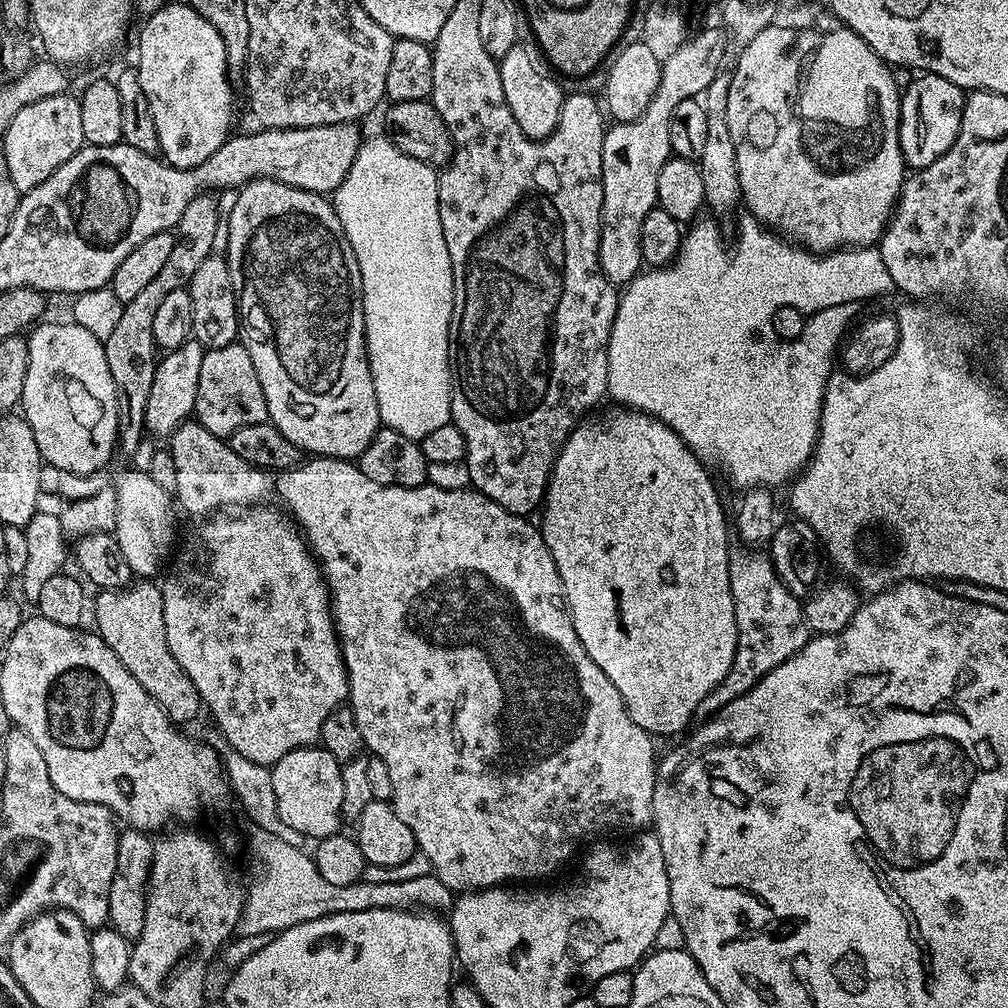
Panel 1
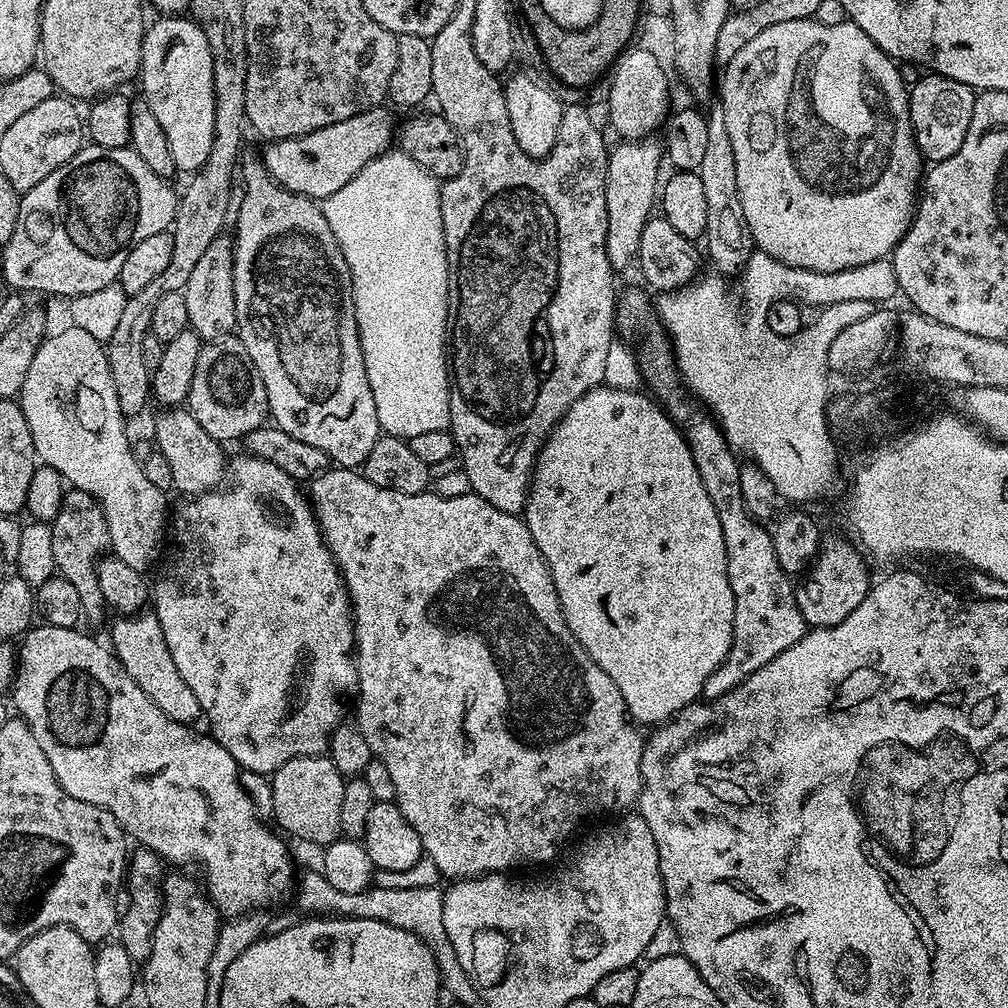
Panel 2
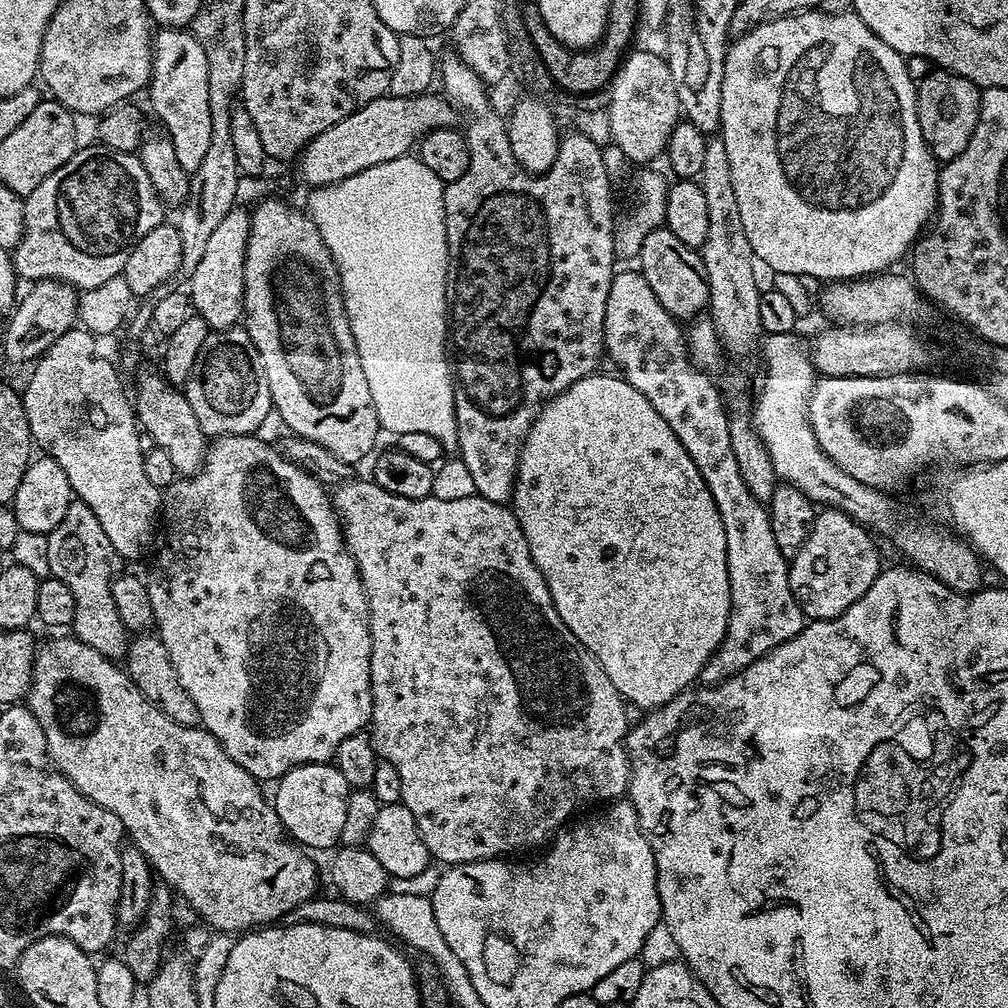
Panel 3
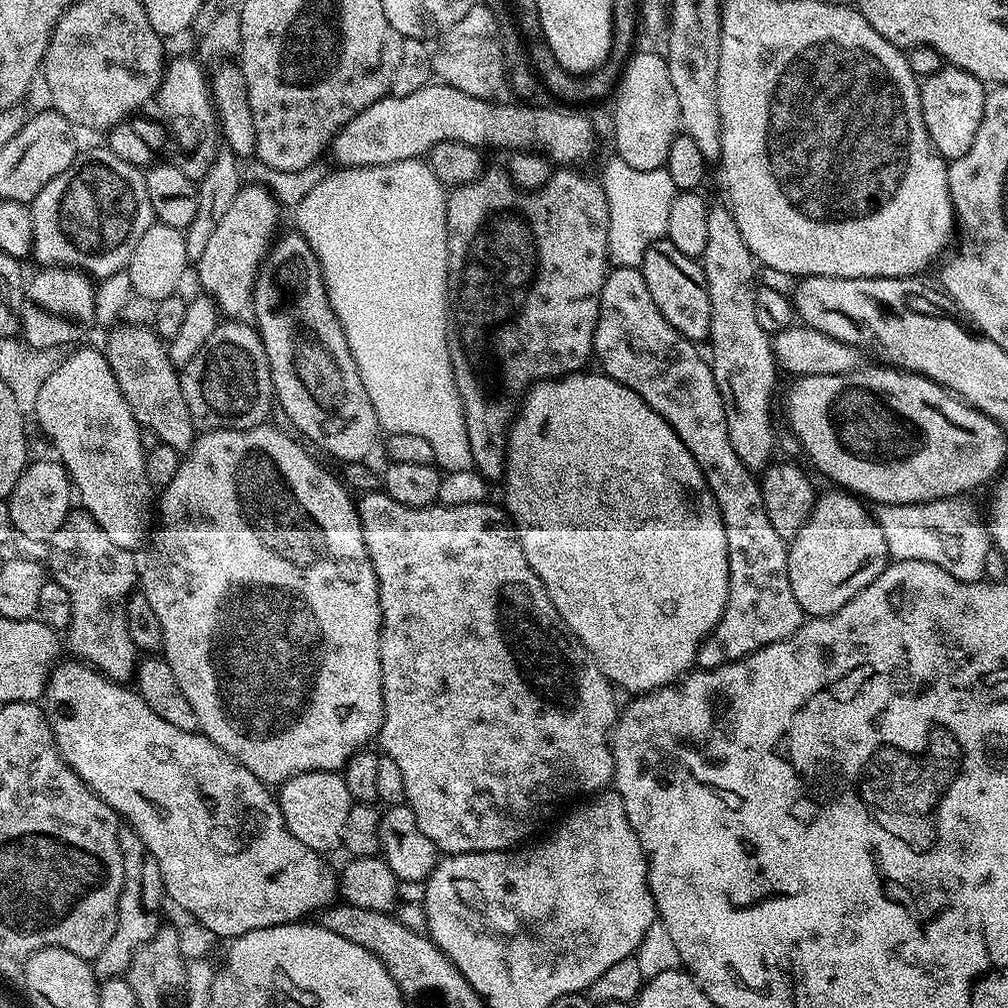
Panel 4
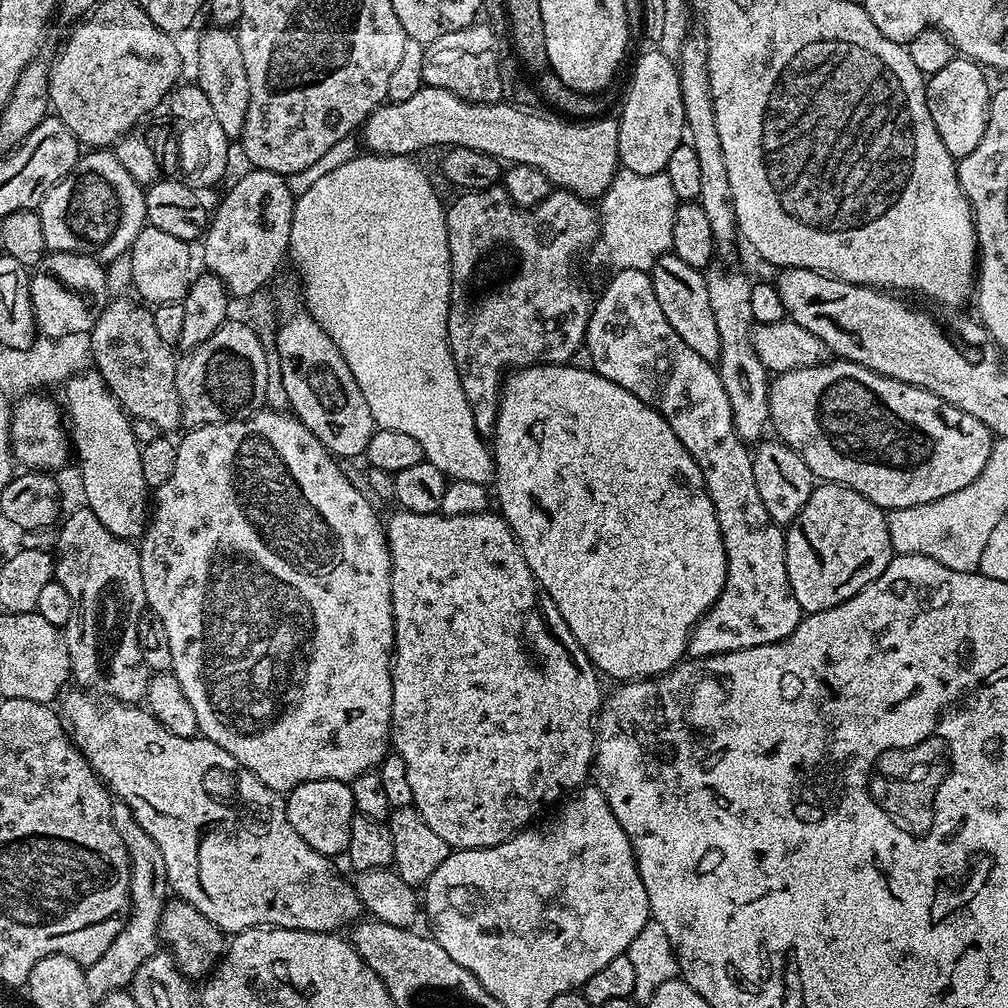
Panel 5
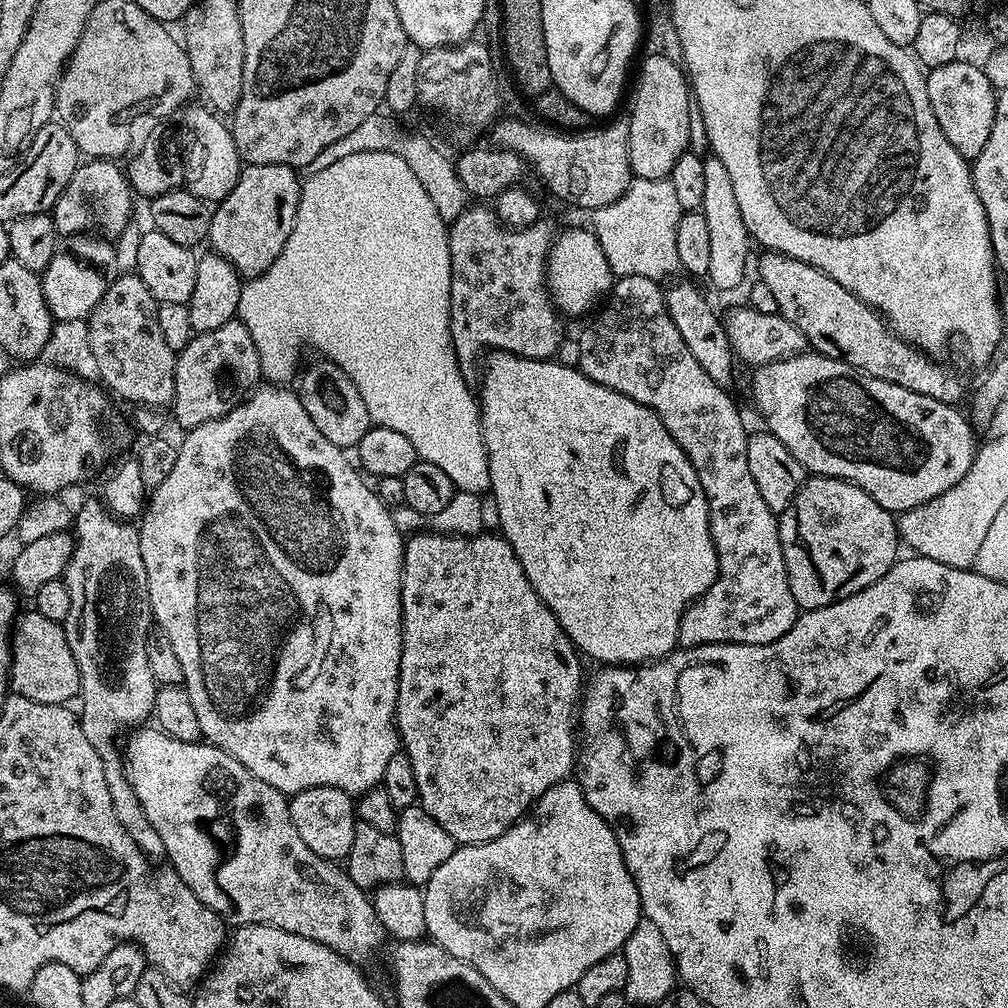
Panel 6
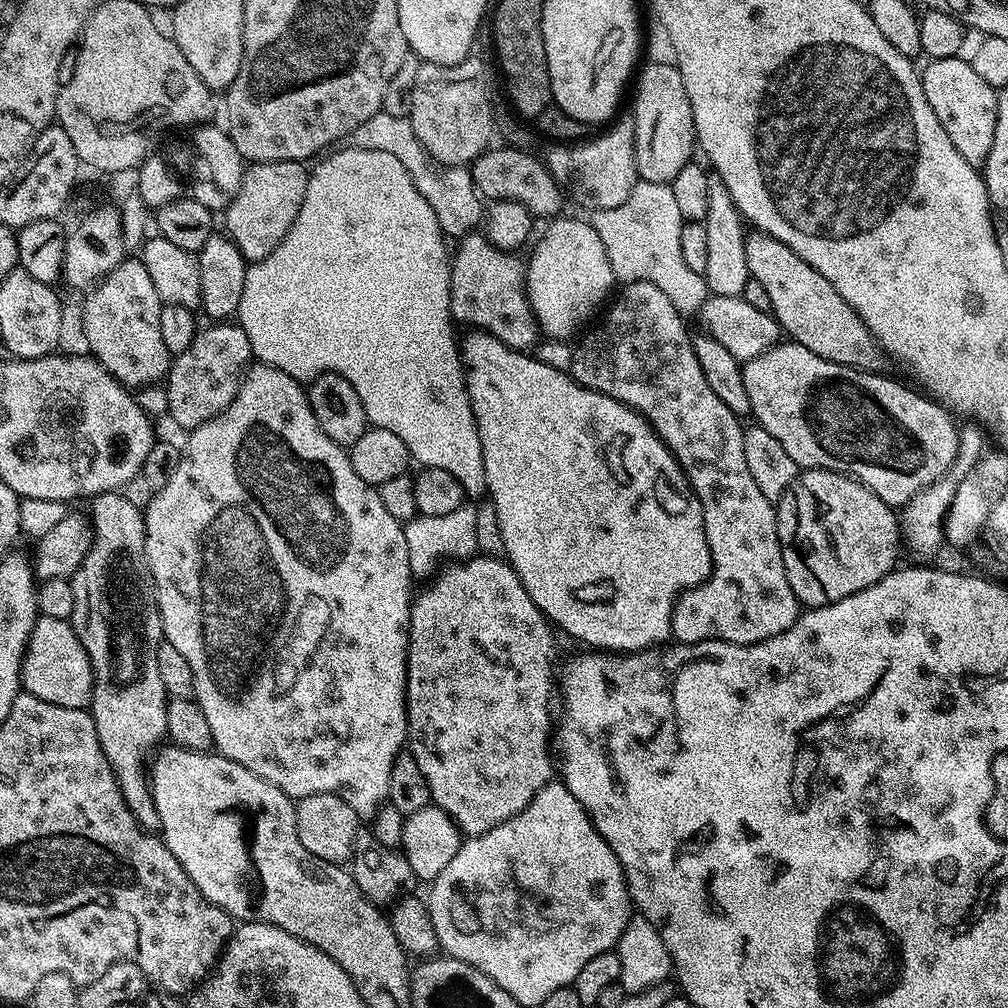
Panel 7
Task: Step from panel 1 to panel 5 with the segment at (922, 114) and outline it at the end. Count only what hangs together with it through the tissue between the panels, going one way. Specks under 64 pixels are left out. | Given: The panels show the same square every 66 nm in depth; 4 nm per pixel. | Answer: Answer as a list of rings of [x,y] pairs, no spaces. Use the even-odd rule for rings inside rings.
[[[957,58],[951,60],[938,74],[927,77],[926,102],[930,118],[934,118],[934,130],[954,157],[970,154],[982,142],[988,125],[988,107],[992,101],[993,89],[988,88],[985,69],[975,60]]]

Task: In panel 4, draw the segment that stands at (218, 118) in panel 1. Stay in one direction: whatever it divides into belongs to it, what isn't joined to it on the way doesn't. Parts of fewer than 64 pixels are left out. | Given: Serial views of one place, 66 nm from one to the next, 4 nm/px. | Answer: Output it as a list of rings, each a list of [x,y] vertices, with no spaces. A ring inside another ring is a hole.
[[[180,56],[177,60],[169,59],[154,97],[155,103],[160,103],[161,114],[172,120],[176,144],[185,152],[184,160],[179,161],[182,174],[186,174],[186,178],[194,182],[200,181],[206,170],[210,170],[218,147],[218,121],[216,110],[212,107],[210,80],[206,72],[204,76],[203,70],[200,69],[201,61],[196,60],[191,60],[188,56]]]

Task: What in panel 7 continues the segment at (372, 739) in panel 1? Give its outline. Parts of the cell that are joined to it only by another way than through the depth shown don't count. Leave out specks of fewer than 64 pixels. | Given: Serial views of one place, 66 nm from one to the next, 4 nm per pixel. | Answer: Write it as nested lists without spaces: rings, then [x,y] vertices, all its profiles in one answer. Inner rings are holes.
[[[473,554],[473,555],[471,555],[471,556],[469,556],[469,557],[468,557],[468,558],[467,558],[467,559],[465,559],[465,560],[464,560],[464,561],[463,561],[463,562],[452,562],[452,563],[449,563],[449,564],[448,564],[448,565],[447,565],[447,566],[449,566],[449,568],[444,568],[444,567],[441,567],[441,568],[440,568],[440,569],[439,569],[439,571],[437,571],[437,572],[436,572],[436,573],[435,573],[435,576],[434,576],[434,579],[435,579],[435,578],[436,578],[436,581],[434,581],[434,582],[433,582],[433,584],[428,584],[428,585],[426,585],[426,586],[425,586],[425,588],[424,588],[424,589],[422,589],[422,590],[421,590],[421,592],[420,592],[420,589],[419,589],[419,591],[417,591],[417,592],[416,592],[416,593],[415,593],[415,596],[414,596],[414,599],[413,599],[413,602],[412,602],[412,613],[411,613],[411,614],[410,614],[410,630],[409,630],[409,631],[408,631],[408,673],[407,673],[407,674],[406,674],[406,690],[405,690],[405,691],[404,691],[404,697],[405,697],[405,698],[406,698],[406,710],[407,710],[407,711],[408,711],[408,739],[407,739],[407,741],[406,741],[406,748],[407,748],[407,751],[409,751],[409,752],[411,752],[411,753],[412,753],[412,757],[413,757],[413,758],[414,758],[414,762],[418,762],[418,770],[422,770],[422,778],[424,778],[424,779],[425,779],[425,780],[426,780],[426,786],[427,786],[427,787],[428,787],[428,789],[429,789],[429,790],[430,790],[430,794],[431,794],[431,795],[432,795],[432,799],[431,799],[431,803],[432,803],[432,804],[433,804],[433,805],[435,805],[435,807],[437,807],[437,808],[440,808],[440,809],[442,809],[442,810],[443,810],[443,812],[444,812],[444,813],[445,813],[445,814],[446,814],[446,815],[448,815],[448,817],[450,817],[450,818],[451,818],[451,820],[452,820],[452,821],[454,821],[454,822],[455,822],[455,823],[456,823],[456,826],[457,826],[457,828],[459,828],[459,829],[460,829],[460,831],[461,831],[461,833],[463,833],[463,835],[464,835],[464,836],[465,836],[465,837],[469,837],[469,836],[481,836],[481,835],[482,835],[482,834],[486,834],[486,833],[487,833],[487,832],[488,832],[488,831],[489,831],[489,830],[490,830],[490,829],[491,829],[491,828],[493,828],[493,827],[494,827],[494,826],[498,826],[498,825],[499,825],[499,824],[501,824],[501,823],[502,823],[502,821],[504,821],[504,820],[509,820],[509,819],[510,819],[510,817],[512,817],[512,816],[516,816],[516,815],[518,815],[518,813],[520,813],[520,811],[522,811],[522,810],[523,810],[523,808],[524,808],[524,807],[525,807],[525,806],[527,806],[527,805],[528,805],[528,803],[529,803],[529,802],[530,802],[530,798],[534,798],[534,794],[538,794],[538,790],[542,790],[542,786],[546,786],[546,785],[547,785],[547,784],[550,784],[550,783],[553,783],[553,780],[554,780],[554,748],[553,748],[553,745],[552,745],[552,744],[551,744],[551,743],[550,743],[550,741],[551,741],[551,740],[552,740],[552,739],[553,739],[553,736],[554,736],[554,716],[553,716],[553,720],[552,720],[552,684],[553,684],[553,688],[554,688],[554,681],[555,681],[555,680],[556,680],[556,679],[557,679],[557,676],[558,676],[558,664],[557,664],[557,668],[556,668],[556,636],[557,636],[557,633],[556,633],[556,632],[555,632],[555,631],[554,631],[554,628],[553,628],[553,625],[552,625],[552,624],[551,624],[551,623],[550,623],[550,621],[549,621],[549,619],[548,619],[548,617],[546,617],[546,616],[544,616],[544,615],[543,615],[543,614],[542,614],[542,610],[538,610],[538,606],[534,606],[534,602],[533,602],[533,601],[532,601],[532,599],[531,599],[531,598],[530,598],[530,594],[526,594],[526,586],[522,586],[522,582],[521,582],[521,581],[520,581],[520,579],[519,579],[519,578],[518,578],[518,574],[517,574],[517,573],[516,573],[516,571],[515,571],[515,570],[513,570],[513,569],[512,569],[512,565],[511,565],[511,564],[509,564],[509,563],[508,563],[508,561],[507,561],[507,559],[504,559],[504,558],[501,558],[501,557],[500,557],[500,556],[499,556],[499,555],[496,555],[496,554]]]

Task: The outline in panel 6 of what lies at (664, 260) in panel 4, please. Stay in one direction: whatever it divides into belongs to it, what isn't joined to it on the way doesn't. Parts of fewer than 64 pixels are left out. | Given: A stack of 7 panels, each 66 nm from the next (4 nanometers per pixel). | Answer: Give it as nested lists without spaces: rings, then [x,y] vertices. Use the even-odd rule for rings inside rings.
[[[677,279],[672,282],[677,284],[664,288],[666,310],[674,326],[678,326],[678,334],[682,334],[682,342],[686,342],[690,354],[694,354],[694,359],[698,361],[698,366],[702,366],[702,370],[706,370],[707,376],[713,382],[718,382],[720,388],[731,389],[732,379],[736,376],[736,366],[732,362],[734,353],[730,346],[730,338],[724,329],[723,319],[719,315],[716,317],[716,312],[708,305],[707,298],[692,285],[695,283],[691,279],[683,279]]]

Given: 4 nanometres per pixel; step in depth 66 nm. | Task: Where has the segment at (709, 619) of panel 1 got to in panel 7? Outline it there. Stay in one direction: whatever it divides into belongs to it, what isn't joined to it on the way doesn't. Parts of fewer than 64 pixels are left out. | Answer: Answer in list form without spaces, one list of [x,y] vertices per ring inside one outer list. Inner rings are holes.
[[[472,330],[467,334],[469,336],[465,340],[463,337],[459,341],[460,361],[464,363],[464,381],[478,426],[478,438],[482,442],[486,492],[497,511],[503,555],[518,574],[522,586],[526,586],[526,594],[530,594],[534,606],[538,606],[538,610],[542,610],[542,614],[561,633],[564,631],[566,635],[581,640],[588,644],[584,646],[589,649],[626,653],[663,645],[663,640],[667,641],[672,635],[672,608],[681,592],[698,586],[712,574],[712,555],[706,542],[704,511],[675,454],[664,445],[651,424],[630,406],[601,392],[580,387],[580,383],[572,379],[568,372],[554,370],[554,366],[546,366],[546,362],[537,360],[535,355],[506,346],[489,332]]]

